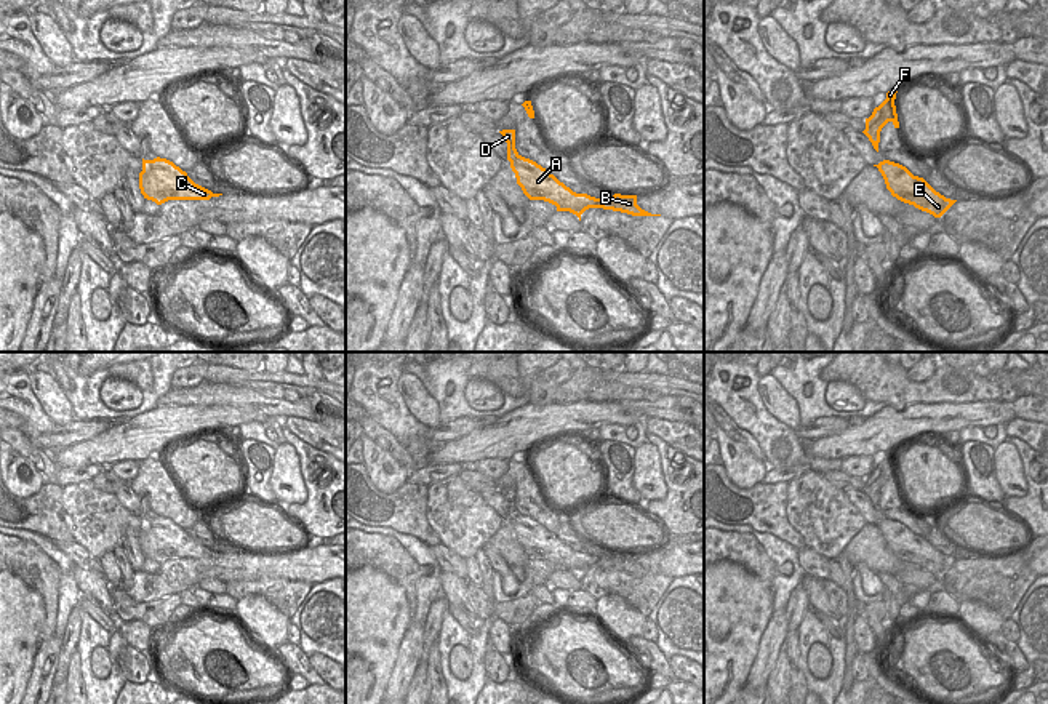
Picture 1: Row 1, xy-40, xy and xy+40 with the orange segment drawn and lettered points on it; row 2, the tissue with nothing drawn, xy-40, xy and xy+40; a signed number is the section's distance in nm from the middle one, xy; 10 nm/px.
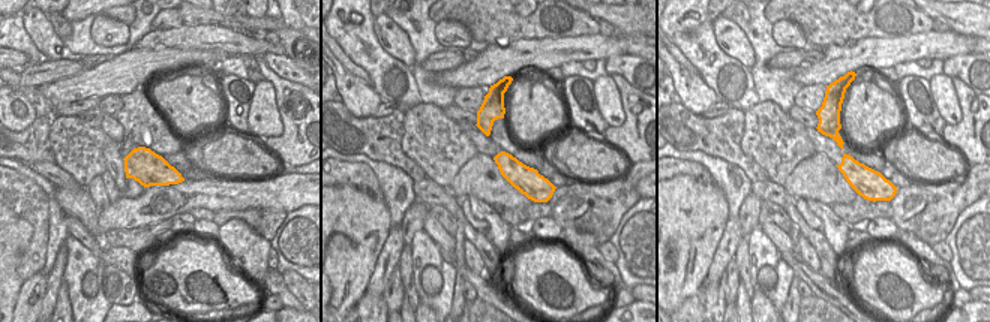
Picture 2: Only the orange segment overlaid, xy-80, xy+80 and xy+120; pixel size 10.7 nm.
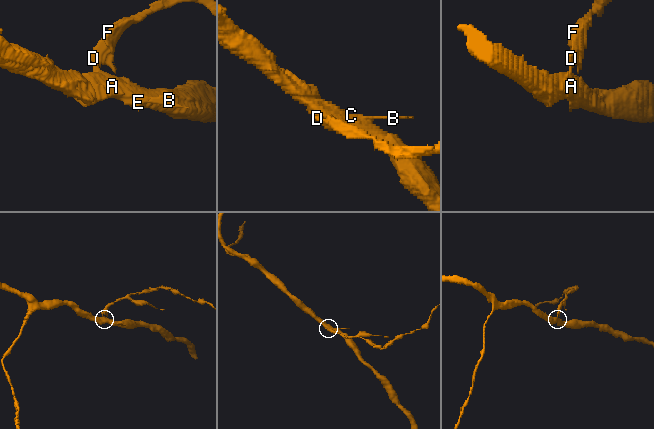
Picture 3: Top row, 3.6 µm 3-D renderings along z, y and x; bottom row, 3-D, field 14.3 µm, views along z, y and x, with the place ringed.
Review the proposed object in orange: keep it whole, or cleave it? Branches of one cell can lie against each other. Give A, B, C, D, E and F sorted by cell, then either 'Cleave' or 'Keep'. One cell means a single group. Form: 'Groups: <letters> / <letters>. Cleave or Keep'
Groups: A B C E / D F. Cleave.

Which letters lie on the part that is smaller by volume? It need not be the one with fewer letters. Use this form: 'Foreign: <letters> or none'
Foreign: D, F

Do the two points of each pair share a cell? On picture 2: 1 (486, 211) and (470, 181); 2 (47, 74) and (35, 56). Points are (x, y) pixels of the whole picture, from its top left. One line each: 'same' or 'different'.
1: different
2: different

